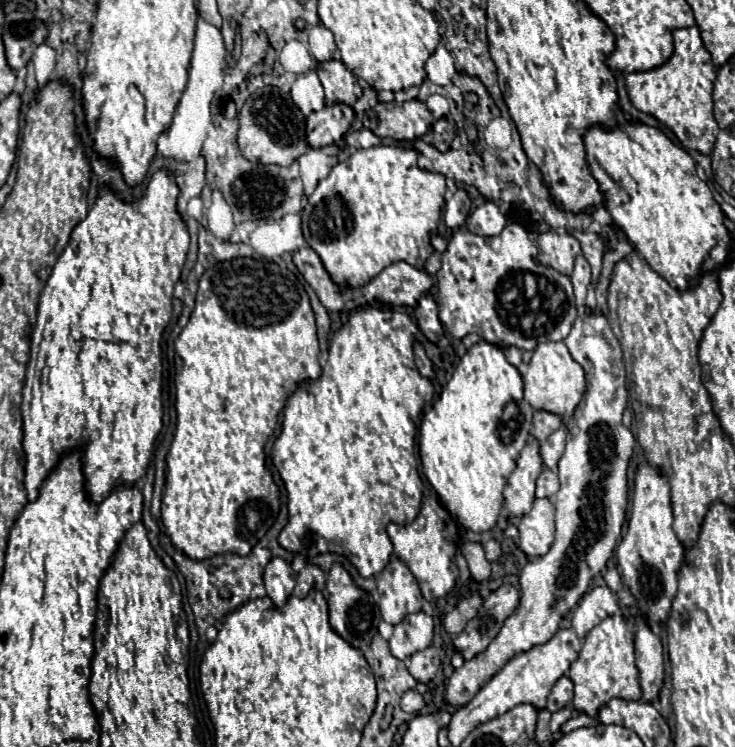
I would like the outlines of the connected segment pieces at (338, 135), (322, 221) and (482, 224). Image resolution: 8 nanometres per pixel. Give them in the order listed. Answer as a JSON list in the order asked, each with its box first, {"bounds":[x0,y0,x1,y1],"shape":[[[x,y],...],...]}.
[{"bounds":[306,103,356,147],"shape":[[[346,103],[326,105],[322,111],[308,115],[306,119],[306,139],[310,147],[326,147],[342,143],[342,137],[352,127],[356,113]]]},{"bounds":[302,145,446,287],"shape":[[[376,145],[370,149],[358,149],[346,163],[336,163],[326,179],[318,183],[314,193],[302,211],[302,229],[308,245],[320,255],[324,269],[342,287],[362,287],[374,279],[382,269],[394,261],[406,261],[414,267],[424,267],[426,259],[434,253],[430,243],[438,233],[446,177],[418,167],[418,151],[414,147]]]},{"bounds":[468,201,506,237],"shape":[[[492,201],[482,203],[470,215],[470,223],[468,223],[468,231],[482,235],[482,237],[500,235],[504,227],[506,227],[506,217],[500,213],[500,209]]]}]

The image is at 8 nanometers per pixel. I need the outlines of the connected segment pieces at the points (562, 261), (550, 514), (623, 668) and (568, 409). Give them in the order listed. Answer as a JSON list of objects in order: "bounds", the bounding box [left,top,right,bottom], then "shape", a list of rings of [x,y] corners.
[{"bounds":[538,231,580,275],"shape":[[[546,231],[538,237],[538,261],[564,275],[572,273],[574,259],[580,253],[578,239],[566,231]]]},{"bounds":[518,499,554,557],"shape":[[[536,499],[532,511],[522,515],[518,547],[528,557],[546,555],[554,539],[554,505],[548,499]]]},{"bounds":[568,615,640,717],"shape":[[[612,615],[596,625],[584,639],[578,659],[570,665],[568,677],[574,681],[574,707],[590,717],[608,703],[608,699],[640,699],[640,671],[634,665],[634,639],[622,615]]]},{"bounds":[524,341,586,417],"shape":[[[546,341],[538,343],[534,349],[534,355],[528,363],[528,373],[524,377],[524,399],[534,409],[544,409],[558,413],[562,417],[572,417],[572,411],[580,403],[582,395],[586,391],[586,379],[584,369],[580,363],[576,363],[564,345],[564,341]]]}]

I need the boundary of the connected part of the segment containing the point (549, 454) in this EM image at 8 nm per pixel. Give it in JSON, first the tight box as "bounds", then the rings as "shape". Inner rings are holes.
{"bounds":[540,427,566,469],"shape":[[[560,427],[558,431],[554,431],[546,441],[542,441],[540,445],[540,455],[544,459],[544,465],[550,469],[556,469],[558,459],[564,453],[564,445],[566,445],[566,429]]]}

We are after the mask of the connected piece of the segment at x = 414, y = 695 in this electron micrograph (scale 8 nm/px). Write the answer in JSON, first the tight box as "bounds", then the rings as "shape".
{"bounds":[400,689,424,713],"shape":[[[408,689],[408,691],[402,695],[400,707],[402,707],[406,713],[418,713],[418,711],[424,707],[424,699],[422,699],[422,695],[420,695],[416,689]]]}

